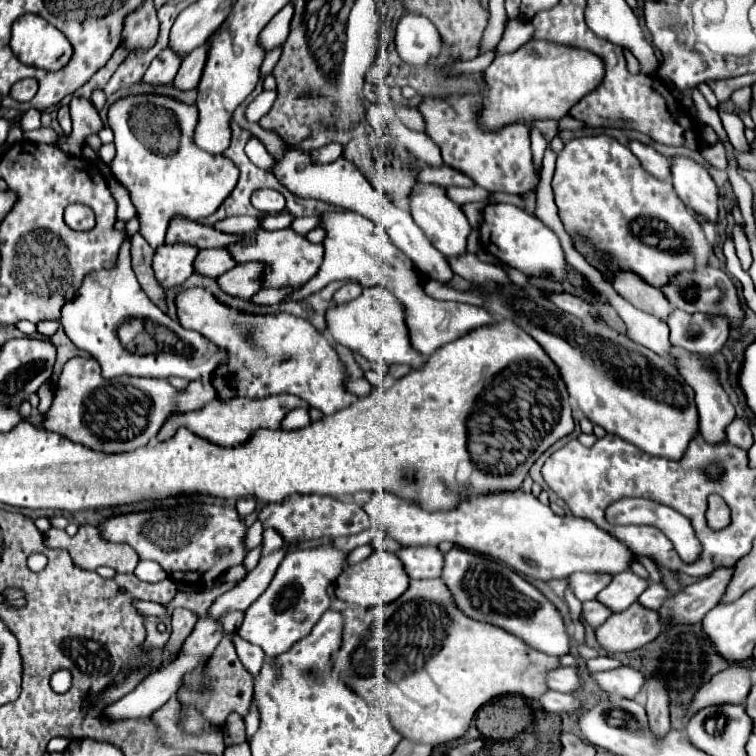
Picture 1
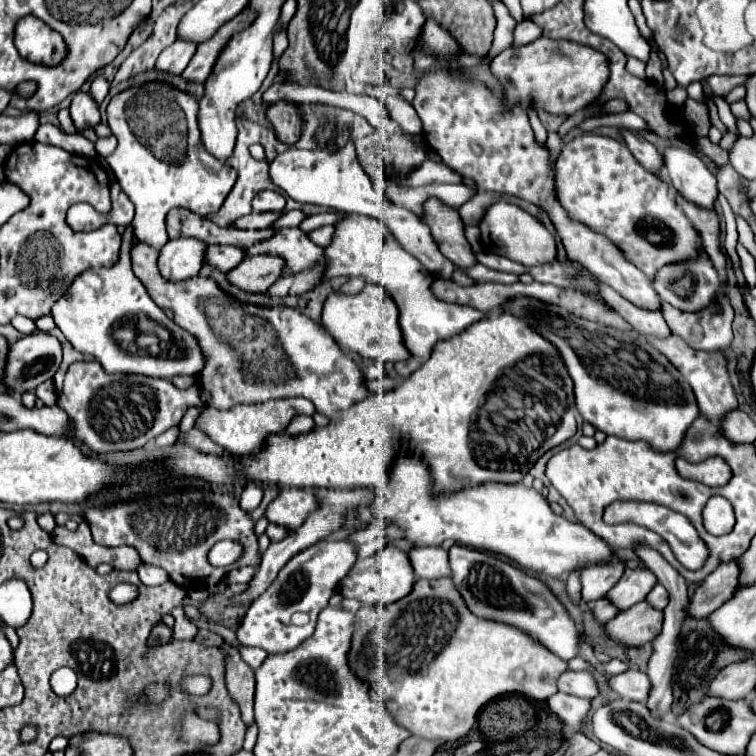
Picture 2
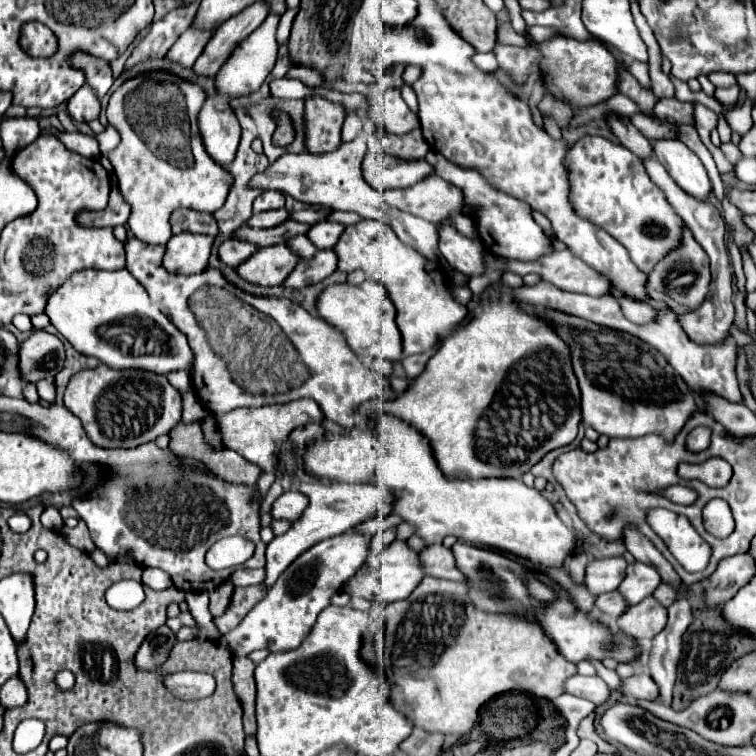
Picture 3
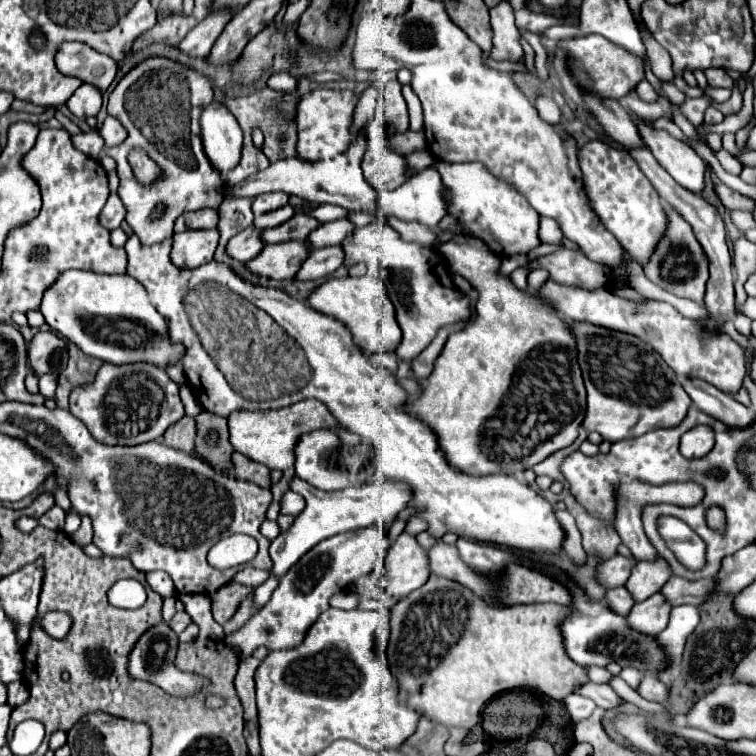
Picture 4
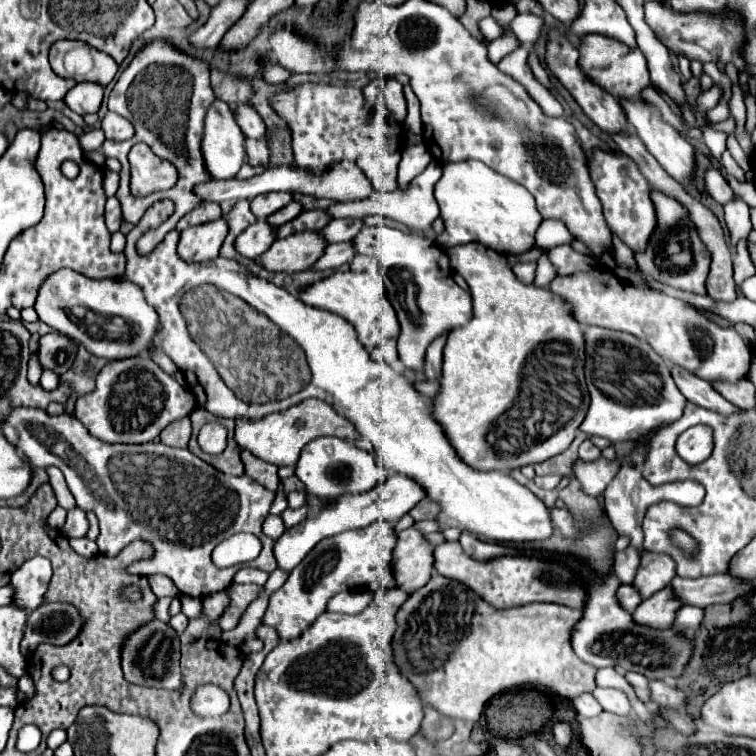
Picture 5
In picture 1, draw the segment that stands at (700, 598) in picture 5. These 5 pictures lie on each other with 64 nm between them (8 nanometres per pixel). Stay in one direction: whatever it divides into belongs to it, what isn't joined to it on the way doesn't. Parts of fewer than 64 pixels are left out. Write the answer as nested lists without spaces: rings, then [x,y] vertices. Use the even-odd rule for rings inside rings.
[[[650,584],[642,596],[638,596],[638,602],[644,606],[644,608],[650,608],[650,610],[658,610],[662,606],[666,598],[666,588],[662,584]]]

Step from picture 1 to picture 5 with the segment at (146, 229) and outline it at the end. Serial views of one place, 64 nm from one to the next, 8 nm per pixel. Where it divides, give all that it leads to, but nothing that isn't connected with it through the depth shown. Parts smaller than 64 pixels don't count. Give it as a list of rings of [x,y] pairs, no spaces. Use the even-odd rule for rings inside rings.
[[[152,42],[152,44],[144,46],[134,56],[130,66],[122,72],[122,76],[118,78],[114,90],[110,92],[108,110],[116,112],[122,118],[126,118],[136,130],[130,140],[104,142],[104,146],[102,146],[106,156],[118,158],[120,164],[122,164],[120,188],[116,192],[116,198],[120,200],[124,220],[128,220],[130,224],[136,226],[140,222],[140,218],[144,216],[144,212],[156,200],[162,200],[162,198],[170,198],[176,206],[174,214],[166,222],[162,222],[154,230],[146,230],[140,236],[140,240],[138,240],[138,252],[140,254],[150,252],[158,242],[162,242],[162,238],[170,230],[176,228],[176,222],[186,212],[190,212],[192,208],[196,208],[198,204],[204,202],[204,200],[198,200],[198,196],[194,196],[194,184],[202,184],[202,182],[212,178],[212,176],[208,176],[206,164],[202,160],[200,142],[202,142],[202,130],[204,130],[204,114],[206,114],[208,106],[214,100],[216,100],[216,96],[210,88],[210,68],[208,68],[208,64],[178,52],[176,48],[172,48],[166,42]],[[138,142],[148,144],[154,154],[158,154],[160,158],[174,164],[174,168],[178,170],[178,182],[170,190],[160,190],[160,192],[154,192],[154,194],[148,194],[148,196],[134,196],[130,192],[130,166],[128,166],[126,156],[128,156],[130,148]]]

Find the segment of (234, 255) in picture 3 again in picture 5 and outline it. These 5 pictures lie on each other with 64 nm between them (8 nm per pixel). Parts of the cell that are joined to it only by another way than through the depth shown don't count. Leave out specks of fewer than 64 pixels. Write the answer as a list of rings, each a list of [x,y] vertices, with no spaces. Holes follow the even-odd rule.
[[[256,222],[250,228],[246,228],[242,236],[238,236],[238,240],[234,242],[234,248],[238,254],[246,258],[258,258],[262,252],[270,248],[272,242],[274,242],[274,228],[270,224]]]

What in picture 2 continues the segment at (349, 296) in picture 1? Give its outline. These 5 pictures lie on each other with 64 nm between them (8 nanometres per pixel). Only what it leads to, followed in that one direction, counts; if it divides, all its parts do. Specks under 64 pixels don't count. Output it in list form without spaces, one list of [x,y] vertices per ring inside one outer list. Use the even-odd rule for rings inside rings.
[[[350,278],[338,292],[340,292],[340,294],[352,294],[352,296],[354,296],[354,294],[358,294],[362,288],[364,288],[364,280],[362,280],[362,278]]]

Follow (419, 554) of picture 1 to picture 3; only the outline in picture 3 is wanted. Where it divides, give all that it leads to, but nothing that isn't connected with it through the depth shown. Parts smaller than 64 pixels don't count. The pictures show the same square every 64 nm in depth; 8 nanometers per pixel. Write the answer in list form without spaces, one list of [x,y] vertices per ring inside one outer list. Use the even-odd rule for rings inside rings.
[[[442,544],[426,546],[424,550],[418,552],[420,564],[424,570],[424,576],[434,576],[434,578],[446,578],[446,580],[462,580],[462,574],[458,572],[454,564],[454,556],[448,548]]]

